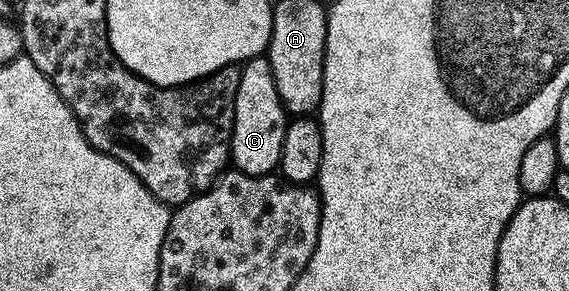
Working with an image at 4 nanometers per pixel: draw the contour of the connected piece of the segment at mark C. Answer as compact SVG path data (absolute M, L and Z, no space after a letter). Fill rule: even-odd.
M269 55L253 56L241 65L234 99L234 125L230 131L230 160L233 167L249 176L269 176L280 162L288 113L278 97Z

